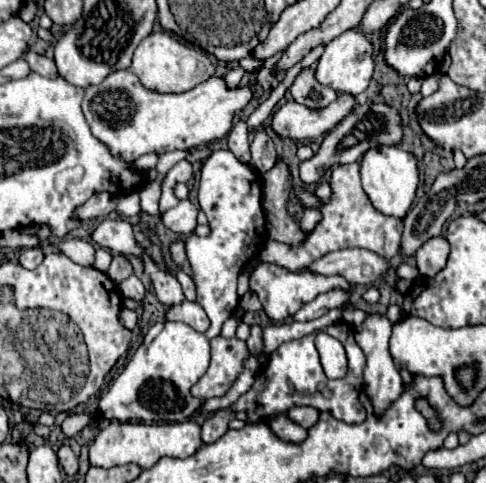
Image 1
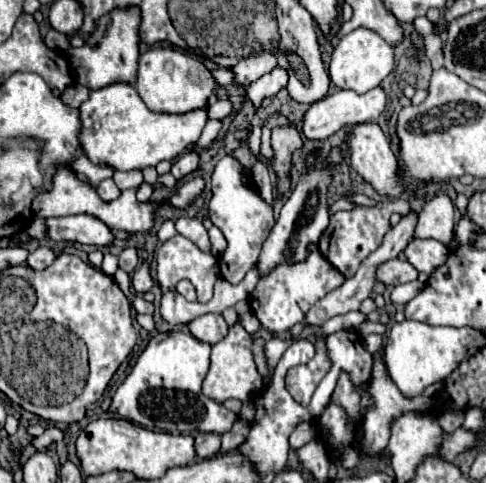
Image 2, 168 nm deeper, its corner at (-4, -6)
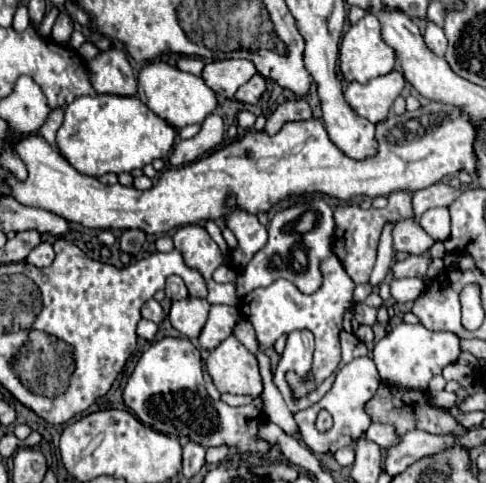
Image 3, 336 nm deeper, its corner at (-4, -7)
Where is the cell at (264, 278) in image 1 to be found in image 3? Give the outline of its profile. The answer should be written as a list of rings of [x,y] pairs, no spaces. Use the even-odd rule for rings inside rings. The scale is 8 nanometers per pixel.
[[[336,255],[328,257],[322,263],[322,275],[324,275],[324,283],[312,295],[302,295],[290,281],[278,279],[268,287],[258,287],[256,291],[250,291],[238,303],[242,317],[246,317],[254,325],[260,351],[266,351],[268,347],[272,347],[276,343],[276,339],[280,335],[286,335],[294,329],[310,329],[314,333],[315,351],[312,368],[307,377],[301,379],[294,372],[289,372],[289,376],[286,376],[296,398],[314,391],[318,387],[318,383],[324,381],[326,377],[330,377],[334,373],[334,369],[338,367],[338,363],[340,363],[338,335],[342,331],[344,311],[348,311],[348,307],[352,307],[352,291],[354,291],[356,283],[348,277],[348,273],[344,271],[344,267]]]

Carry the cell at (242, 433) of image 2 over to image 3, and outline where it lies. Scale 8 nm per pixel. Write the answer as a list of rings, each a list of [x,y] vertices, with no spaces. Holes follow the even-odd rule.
[[[210,447],[206,451],[206,463],[208,465],[218,465],[220,461],[224,461],[228,455],[228,447]]]

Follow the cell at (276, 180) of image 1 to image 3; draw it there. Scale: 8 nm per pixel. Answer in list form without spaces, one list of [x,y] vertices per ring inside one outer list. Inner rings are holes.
[[[296,99],[296,101],[284,101],[276,107],[276,111],[266,119],[264,131],[268,135],[276,135],[286,121],[300,121],[300,119],[310,119],[312,109],[306,99]]]

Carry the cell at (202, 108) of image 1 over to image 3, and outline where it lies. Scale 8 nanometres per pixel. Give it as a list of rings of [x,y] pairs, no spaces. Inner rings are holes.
[[[94,95],[94,97],[80,97],[66,105],[64,121],[56,131],[56,147],[58,153],[78,171],[92,177],[102,177],[106,173],[124,173],[132,169],[142,169],[144,165],[152,163],[154,159],[166,157],[176,139],[178,131],[154,115],[138,97],[118,97],[118,95]]]

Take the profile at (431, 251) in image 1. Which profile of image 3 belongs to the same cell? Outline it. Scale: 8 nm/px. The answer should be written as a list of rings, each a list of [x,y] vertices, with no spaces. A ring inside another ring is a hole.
[[[414,219],[396,221],[392,225],[392,237],[394,237],[394,251],[410,255],[428,253],[428,247],[434,243],[434,239]]]

